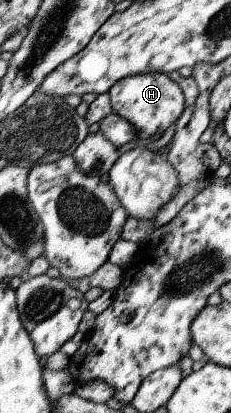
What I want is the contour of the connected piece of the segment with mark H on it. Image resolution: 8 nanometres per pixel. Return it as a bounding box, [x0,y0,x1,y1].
[108,73,187,144]

